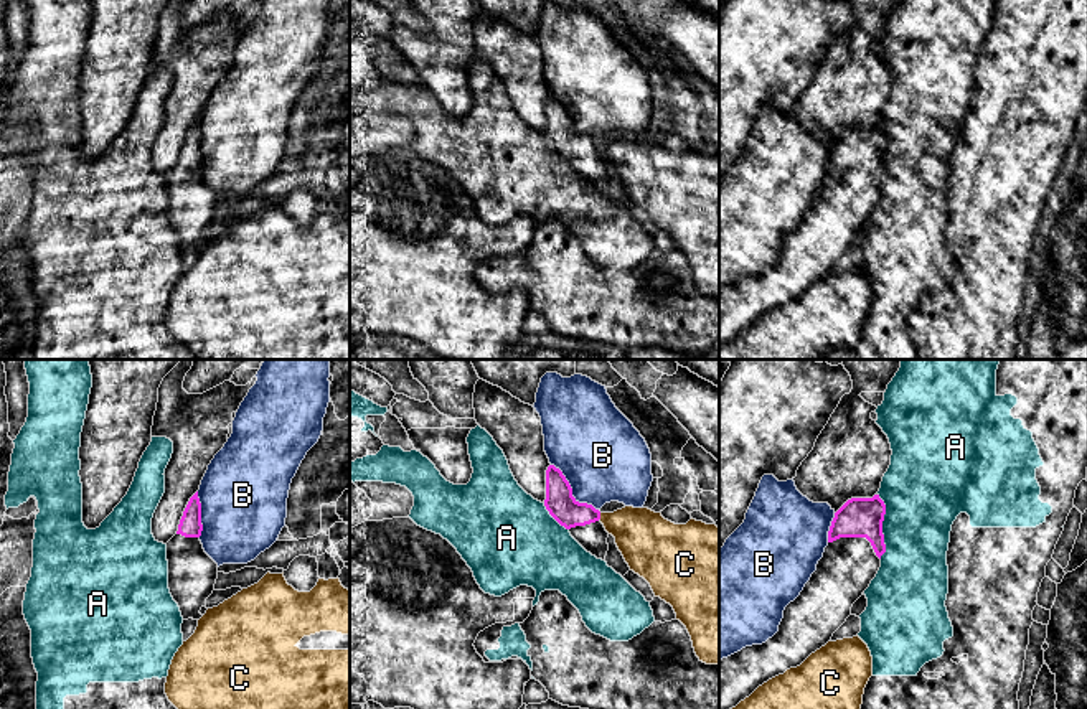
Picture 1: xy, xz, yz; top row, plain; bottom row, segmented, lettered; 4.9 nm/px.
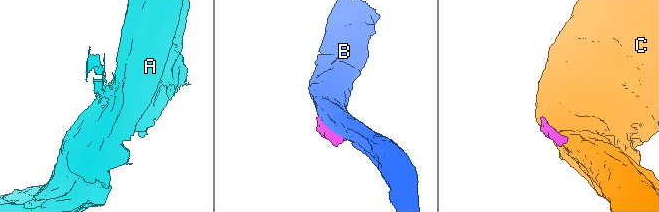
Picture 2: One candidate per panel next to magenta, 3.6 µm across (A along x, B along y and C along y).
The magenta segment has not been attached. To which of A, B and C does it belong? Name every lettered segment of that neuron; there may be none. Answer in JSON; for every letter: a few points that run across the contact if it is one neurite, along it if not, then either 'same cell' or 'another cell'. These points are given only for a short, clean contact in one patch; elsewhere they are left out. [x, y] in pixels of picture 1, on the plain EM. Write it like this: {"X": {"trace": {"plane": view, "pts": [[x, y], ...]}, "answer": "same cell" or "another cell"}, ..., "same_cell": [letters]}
{"A": {"answer": "another cell"}, "B": {"answer": "another cell"}, "C": {"trace": {"plane": "xz", "pts": [[599, 144], [601, 149]]}, "answer": "another cell"}, "same_cell": []}

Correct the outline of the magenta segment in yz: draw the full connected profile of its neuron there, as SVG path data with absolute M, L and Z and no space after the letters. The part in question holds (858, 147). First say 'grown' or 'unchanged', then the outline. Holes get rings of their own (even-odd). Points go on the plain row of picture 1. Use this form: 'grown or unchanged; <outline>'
grown; M879 125L851 129L835 143L823 188L800 226L785 237L779 262L765 274L746 277L719 292L719 346L736 338L769 310L800 297L831 270L881 198L881 186L886 183L884 145L886 135Z

